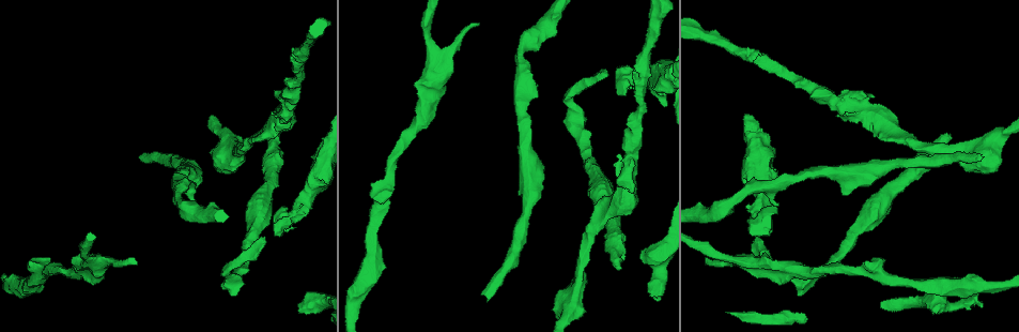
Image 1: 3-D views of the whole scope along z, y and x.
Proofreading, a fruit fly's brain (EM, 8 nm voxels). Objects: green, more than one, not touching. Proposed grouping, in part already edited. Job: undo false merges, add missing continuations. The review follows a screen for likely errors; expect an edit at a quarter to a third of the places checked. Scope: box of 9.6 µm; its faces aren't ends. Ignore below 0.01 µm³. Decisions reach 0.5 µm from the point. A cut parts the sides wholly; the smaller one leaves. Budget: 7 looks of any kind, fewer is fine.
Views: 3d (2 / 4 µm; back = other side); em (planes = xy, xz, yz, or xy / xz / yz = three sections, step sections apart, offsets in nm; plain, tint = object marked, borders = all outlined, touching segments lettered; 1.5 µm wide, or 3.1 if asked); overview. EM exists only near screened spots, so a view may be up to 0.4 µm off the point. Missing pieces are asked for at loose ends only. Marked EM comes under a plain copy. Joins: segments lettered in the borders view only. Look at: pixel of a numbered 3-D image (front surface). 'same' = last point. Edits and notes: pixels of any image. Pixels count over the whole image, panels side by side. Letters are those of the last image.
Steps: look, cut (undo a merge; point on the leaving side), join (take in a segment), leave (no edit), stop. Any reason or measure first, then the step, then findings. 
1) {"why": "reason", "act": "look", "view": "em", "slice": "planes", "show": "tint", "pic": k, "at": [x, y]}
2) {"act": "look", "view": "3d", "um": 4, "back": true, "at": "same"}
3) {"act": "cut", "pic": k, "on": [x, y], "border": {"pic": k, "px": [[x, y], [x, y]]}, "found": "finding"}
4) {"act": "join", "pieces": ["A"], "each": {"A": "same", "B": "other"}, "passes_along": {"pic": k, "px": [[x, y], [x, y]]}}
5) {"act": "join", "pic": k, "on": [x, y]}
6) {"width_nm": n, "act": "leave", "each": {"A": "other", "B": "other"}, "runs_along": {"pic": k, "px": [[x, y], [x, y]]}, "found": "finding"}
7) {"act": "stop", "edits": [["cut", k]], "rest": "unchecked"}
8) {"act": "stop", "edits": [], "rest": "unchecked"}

{"why": "branch stops here", "act": "look", "view": "em", "slice": "planes", "show": "borders", "pic": 1, "at": [651, 295]}

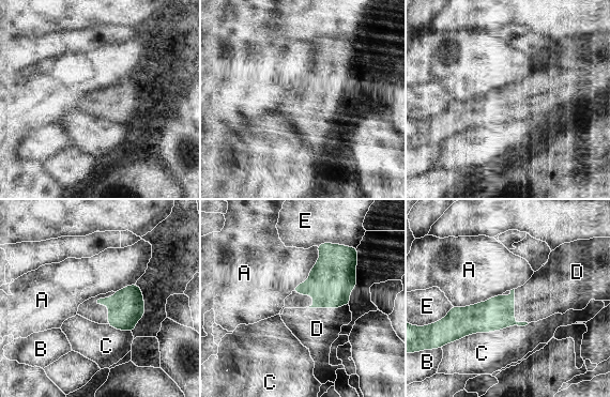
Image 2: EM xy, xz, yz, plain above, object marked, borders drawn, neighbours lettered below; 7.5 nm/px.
{"act": "join", "pieces": ["D"], "each": {"A": "other", "B": "other", "C": "other", "D": "same", "E": "other"}, "passes_along": {"pic": 2, "px": [[498, 312], [514, 311], [543, 295]]}, "found": "the neuron continues"}

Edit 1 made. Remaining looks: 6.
{"act": "look", "view": "overview"}

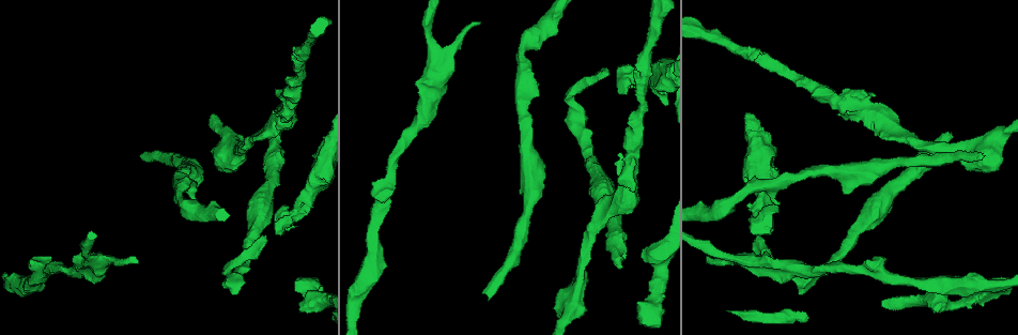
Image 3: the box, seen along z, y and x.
{"why": "long arm stops here", "act": "look", "view": "3d", "um": 2, "pic": 3, "at": [981, 157]}

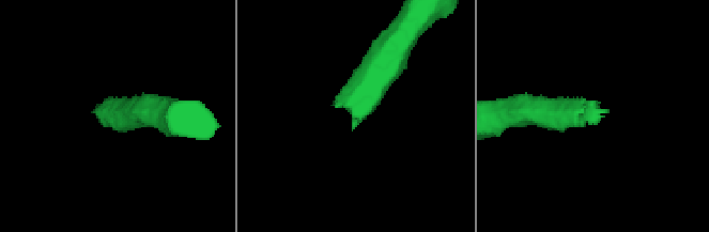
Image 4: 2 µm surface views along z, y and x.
{"act": "look", "view": "em", "slice": "planes", "show": "borders", "pic": 4, "at": [112, 113]}

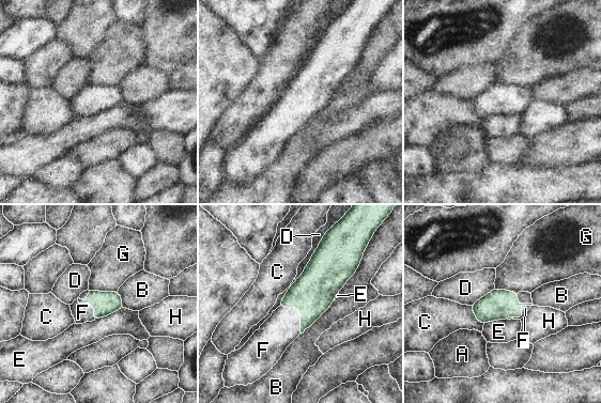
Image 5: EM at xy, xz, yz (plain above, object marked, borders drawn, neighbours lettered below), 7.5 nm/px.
{"width_nm": 180, "act": "join", "pieces": ["F"], "each": {"A": "other", "B": "other", "C": "other", "D": "other", "E": "other", "F": "same", "G": "other", "H": "other"}, "passes_along": {"pic": 5, "px": [[494, 306], [523, 312], [525, 308]]}, "found": "the neuron continues"}

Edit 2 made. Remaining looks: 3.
{"why": "branch stops here", "act": "look", "view": "em", "slice": "planes", "show": "borders", "pic": 3, "at": [136, 263]}

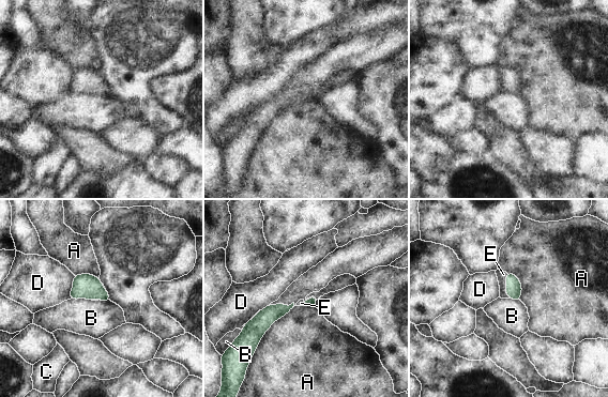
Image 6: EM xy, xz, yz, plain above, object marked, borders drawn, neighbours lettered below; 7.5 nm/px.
{"act": "join", "pieces": ["E"], "each": {"A": "other", "B": "other", "C": "other", "D": "other", "E": "same"}, "passes_along": {"pic": 6, "px": [[514, 289], [506, 286], [501, 275]]}, "found": "it goes on there"}

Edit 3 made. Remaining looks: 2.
{"act": "stop", "edits": [["join", 2], ["join", 5], ["join", 6]], "rest": "unchecked"}

